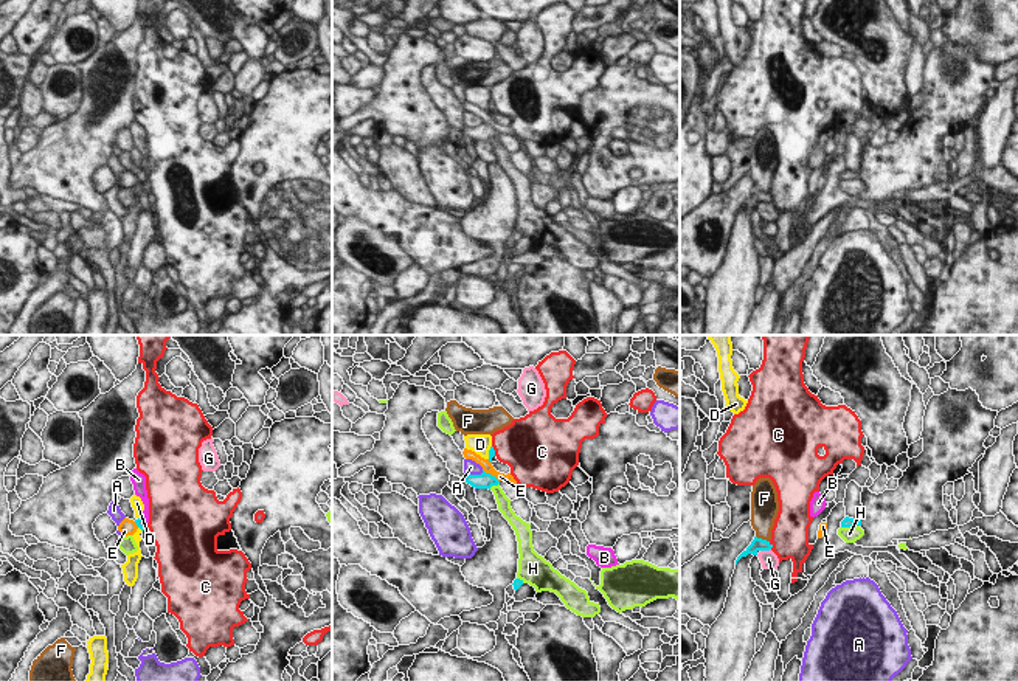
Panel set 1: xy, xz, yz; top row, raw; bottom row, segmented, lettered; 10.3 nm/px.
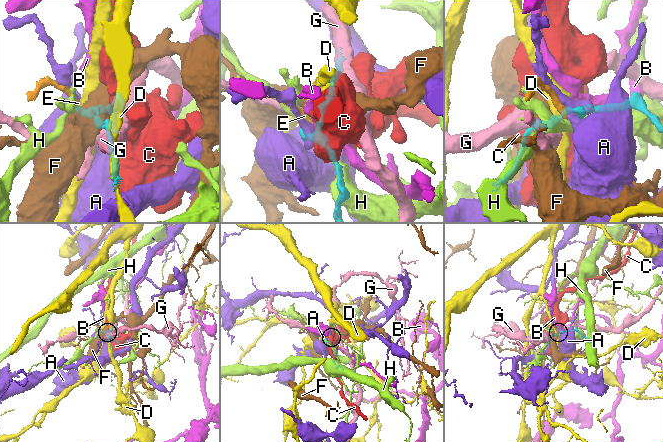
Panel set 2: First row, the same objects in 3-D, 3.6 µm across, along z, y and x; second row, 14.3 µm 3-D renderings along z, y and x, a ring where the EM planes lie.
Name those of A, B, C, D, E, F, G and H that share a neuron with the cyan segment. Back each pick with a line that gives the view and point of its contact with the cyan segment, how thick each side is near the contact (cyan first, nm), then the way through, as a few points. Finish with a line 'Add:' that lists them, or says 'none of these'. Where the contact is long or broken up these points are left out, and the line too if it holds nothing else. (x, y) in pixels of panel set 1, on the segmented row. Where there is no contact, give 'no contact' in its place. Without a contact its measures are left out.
Add: none of these

